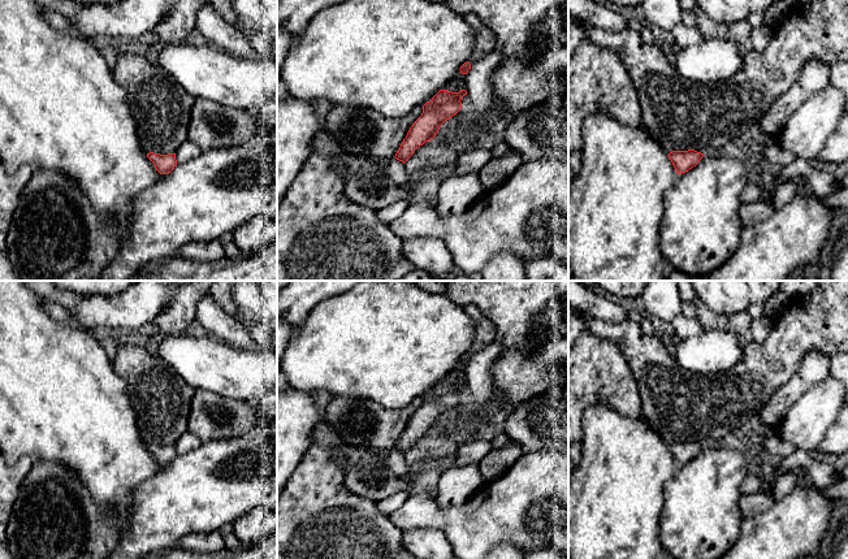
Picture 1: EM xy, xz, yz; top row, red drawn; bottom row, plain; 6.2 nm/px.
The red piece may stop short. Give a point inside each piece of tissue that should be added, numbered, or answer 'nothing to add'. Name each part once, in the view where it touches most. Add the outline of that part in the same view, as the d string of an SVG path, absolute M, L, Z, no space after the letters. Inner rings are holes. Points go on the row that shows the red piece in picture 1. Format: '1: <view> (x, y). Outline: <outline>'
nothing to add

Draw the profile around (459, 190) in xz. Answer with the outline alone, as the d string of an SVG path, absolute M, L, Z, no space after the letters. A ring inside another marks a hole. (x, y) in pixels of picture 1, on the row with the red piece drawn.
M454 172L444 177L436 207L445 216L460 213L475 204L485 191L479 172Z

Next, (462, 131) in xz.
M488 114L484 116L481 121L477 122L477 125L476 125L477 133L475 135L472 135L471 124L464 116L464 118L460 122L458 122L454 129L444 127L442 130L438 130L438 133L436 134L436 136L433 139L434 140L440 139L440 140L445 140L445 142L459 140L462 144L466 140L471 140L477 146L479 135L481 133L486 131L485 130L486 121L488 121Z

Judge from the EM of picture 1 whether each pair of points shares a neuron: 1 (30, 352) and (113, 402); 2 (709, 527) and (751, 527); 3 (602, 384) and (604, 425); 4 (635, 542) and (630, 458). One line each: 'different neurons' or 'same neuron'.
1: same neuron
2: different neurons
3: different neurons
4: same neuron

